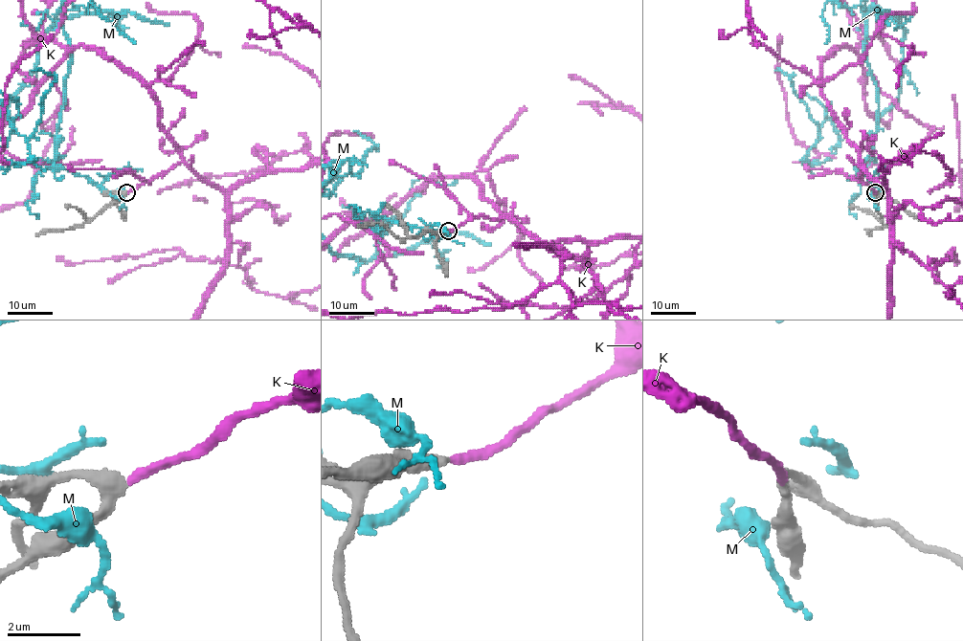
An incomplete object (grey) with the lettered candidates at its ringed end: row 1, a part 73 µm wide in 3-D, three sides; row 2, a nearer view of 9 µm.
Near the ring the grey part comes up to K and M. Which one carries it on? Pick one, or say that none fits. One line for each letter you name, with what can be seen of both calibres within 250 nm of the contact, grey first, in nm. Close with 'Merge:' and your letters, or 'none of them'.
K: calibres 280 and 240 nm
Merge: K

